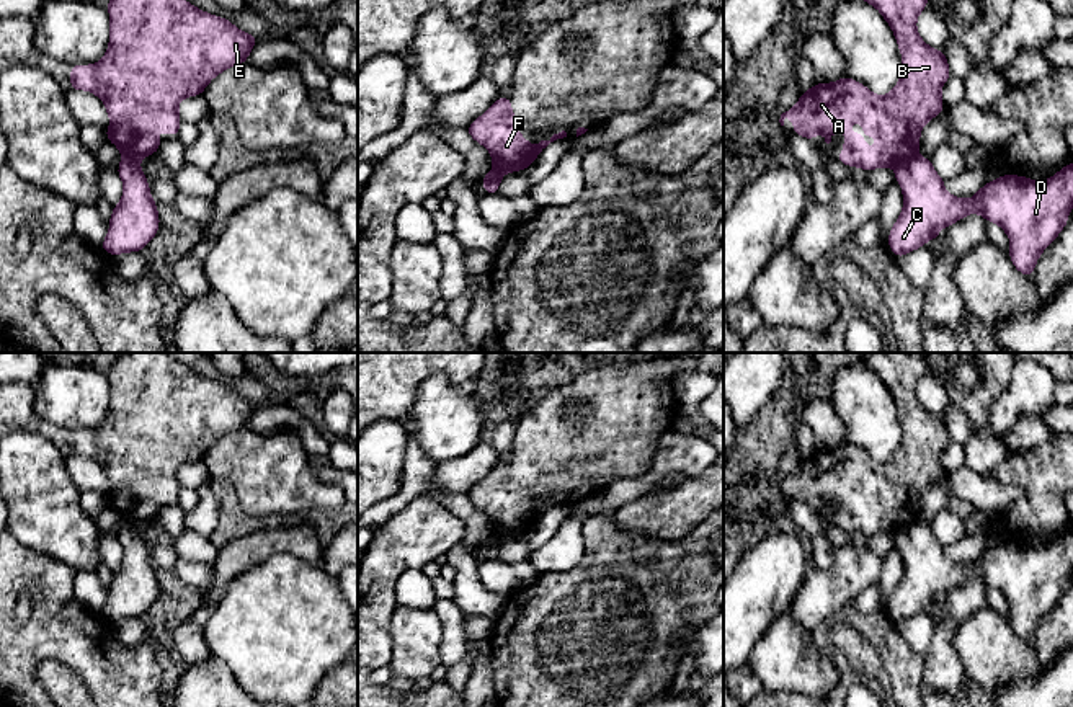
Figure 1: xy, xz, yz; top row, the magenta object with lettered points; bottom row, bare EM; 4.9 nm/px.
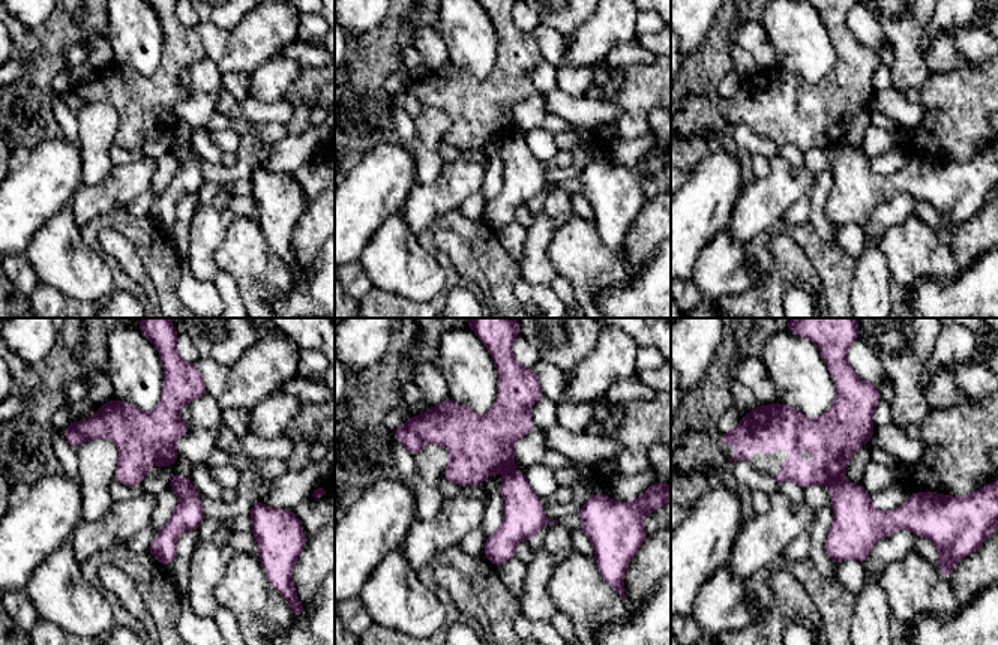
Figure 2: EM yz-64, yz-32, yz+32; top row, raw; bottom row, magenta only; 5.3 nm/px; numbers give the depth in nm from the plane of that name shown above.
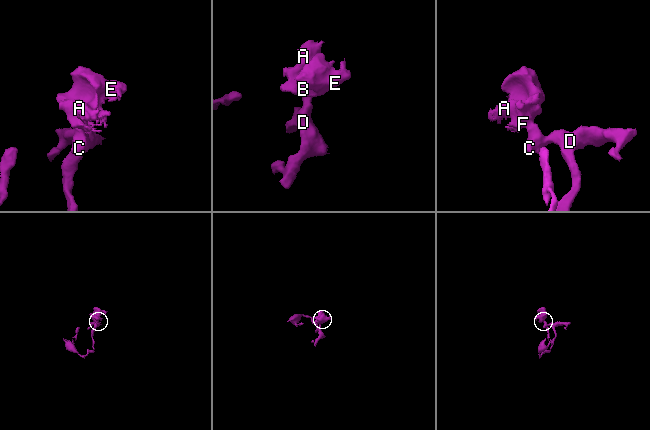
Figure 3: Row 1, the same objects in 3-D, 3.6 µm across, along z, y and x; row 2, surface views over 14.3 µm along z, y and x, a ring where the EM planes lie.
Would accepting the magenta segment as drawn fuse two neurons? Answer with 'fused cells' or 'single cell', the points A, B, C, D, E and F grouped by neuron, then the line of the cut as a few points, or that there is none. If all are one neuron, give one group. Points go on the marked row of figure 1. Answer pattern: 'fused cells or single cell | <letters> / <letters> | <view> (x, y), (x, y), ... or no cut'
fused cells | A B E F / C D | yz (915, 154), (897, 167)

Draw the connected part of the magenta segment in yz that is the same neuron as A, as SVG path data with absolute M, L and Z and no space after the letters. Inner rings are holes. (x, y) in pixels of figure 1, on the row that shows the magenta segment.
M928 0L864 2L882 13L902 51L903 70L895 88L877 96L848 77L817 83L781 114L779 122L784 126L784 119L792 118L792 132L810 142L823 132L830 144L833 132L844 131L844 149L836 160L869 173L877 167L898 167L918 153L921 127L944 111L941 88L951 70L946 54L929 47L916 31L916 18ZM854 119L862 122L867 136L879 139L874 149L867 149L864 139L848 129Z

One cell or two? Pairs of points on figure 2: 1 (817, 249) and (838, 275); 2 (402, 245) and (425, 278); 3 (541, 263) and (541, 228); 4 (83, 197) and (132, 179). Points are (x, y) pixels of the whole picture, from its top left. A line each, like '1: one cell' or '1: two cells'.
1: one cell
2: one cell
3: one cell
4: one cell

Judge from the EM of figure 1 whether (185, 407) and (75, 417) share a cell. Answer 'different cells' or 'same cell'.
different cells

